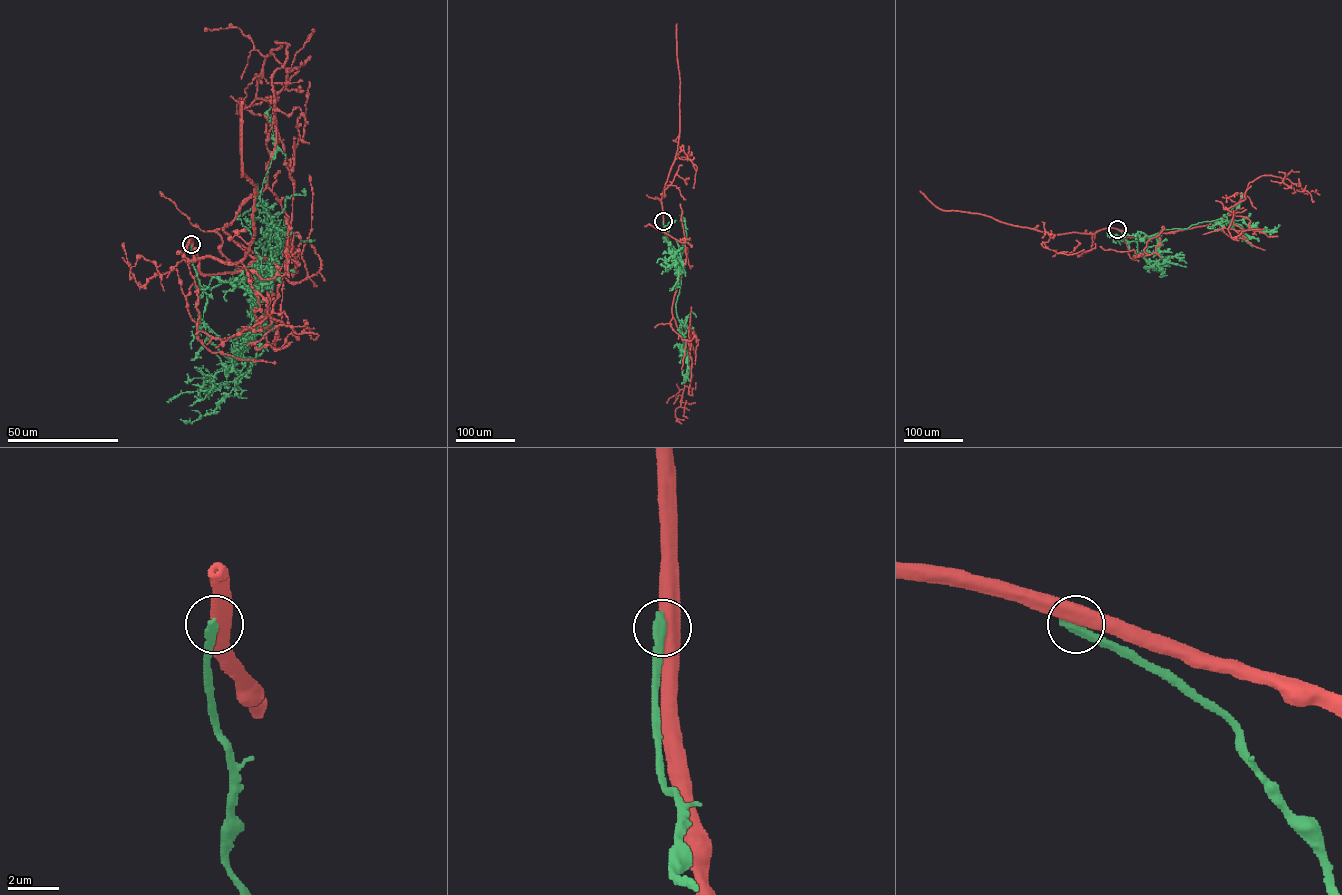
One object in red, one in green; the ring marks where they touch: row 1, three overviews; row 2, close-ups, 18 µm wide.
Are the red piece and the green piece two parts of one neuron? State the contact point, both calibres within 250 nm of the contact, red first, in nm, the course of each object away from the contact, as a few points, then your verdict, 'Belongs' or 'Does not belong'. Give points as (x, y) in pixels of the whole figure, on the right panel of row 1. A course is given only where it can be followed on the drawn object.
Place: (1117, 229). Thickness 550 nm (red) against 340 nm. Course of red: (1117, 229), (1148, 237), (1213, 224), (1232, 214), (1248, 183), (1262, 175), (1319, 195). Course of green: (1117, 229), (1132, 241), (1220, 218), (1243, 219), (1263, 231), (1278, 224). Does not belong

